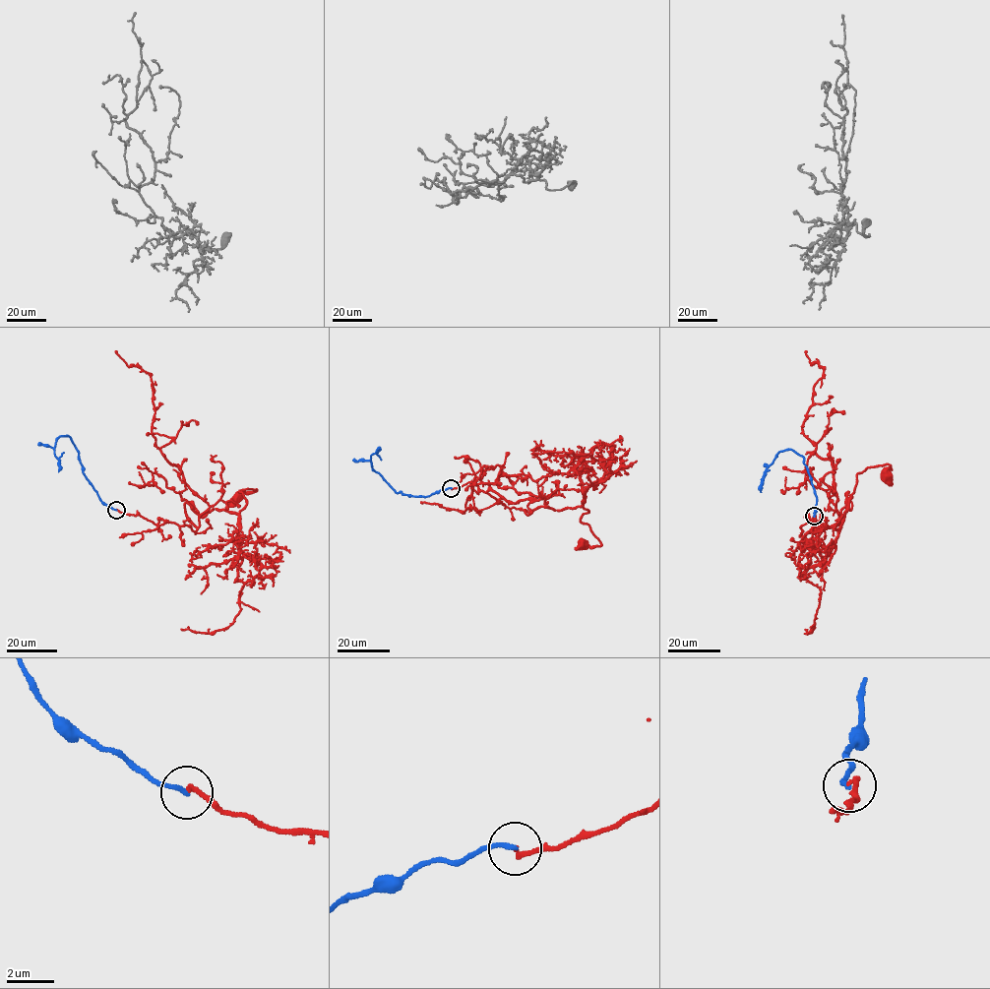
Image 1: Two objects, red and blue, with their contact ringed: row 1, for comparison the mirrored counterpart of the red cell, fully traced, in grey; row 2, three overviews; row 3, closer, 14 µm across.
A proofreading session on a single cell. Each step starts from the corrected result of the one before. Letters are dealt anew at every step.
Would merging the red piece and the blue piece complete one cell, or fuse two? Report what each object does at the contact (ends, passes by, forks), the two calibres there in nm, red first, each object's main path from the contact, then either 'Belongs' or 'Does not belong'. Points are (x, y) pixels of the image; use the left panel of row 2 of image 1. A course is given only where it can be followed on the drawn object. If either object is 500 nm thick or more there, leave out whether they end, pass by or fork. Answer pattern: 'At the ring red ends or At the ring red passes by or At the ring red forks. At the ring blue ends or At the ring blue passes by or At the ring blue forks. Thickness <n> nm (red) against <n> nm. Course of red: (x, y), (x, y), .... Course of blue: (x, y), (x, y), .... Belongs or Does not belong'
At the ring red ends. At the ring blue ends. Thickness 200 nm (red) against 200 nm. Course of red: (116, 510), (195, 534), (185, 503), (201, 516), (238, 513), (246, 504), (239, 491), (257, 490), (237, 496). Course of blue: (116, 510), (101, 501), (83, 472), (79, 451), (66, 435), (57, 439), (54, 448), (59, 460), (58, 471). Does not belong

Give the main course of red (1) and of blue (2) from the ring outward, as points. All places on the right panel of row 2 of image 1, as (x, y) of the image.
1: (815, 516), (813, 524), (830, 527), (851, 508), (846, 495), (846, 506), (856, 474), (888, 464), (886, 474)
2: (815, 516), (817, 497), (804, 458), (791, 450), (779, 452), (765, 471), (761, 492)

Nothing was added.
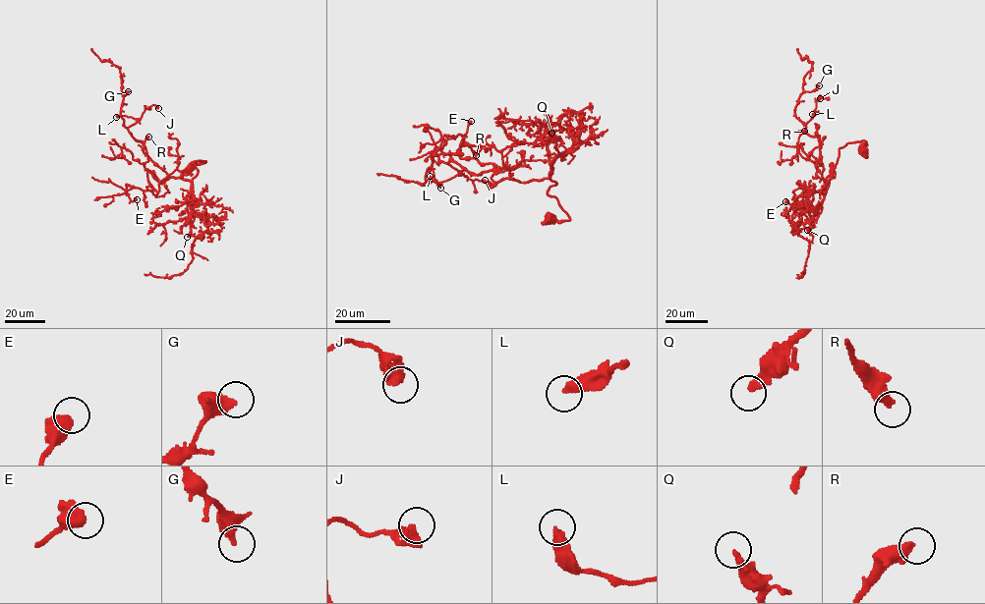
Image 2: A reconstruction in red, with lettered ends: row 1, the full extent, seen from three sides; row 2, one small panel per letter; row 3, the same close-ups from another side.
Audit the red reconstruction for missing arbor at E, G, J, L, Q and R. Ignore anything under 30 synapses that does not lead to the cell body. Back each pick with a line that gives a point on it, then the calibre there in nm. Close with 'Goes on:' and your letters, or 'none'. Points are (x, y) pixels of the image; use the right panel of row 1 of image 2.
Q: place (807, 230); calibre 280 nm
Goes on: Q

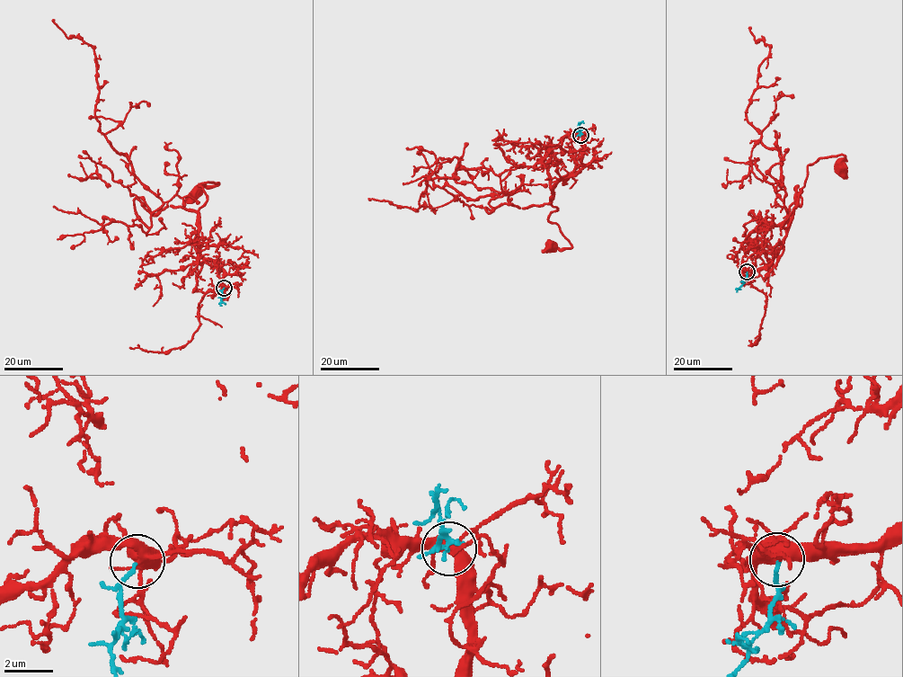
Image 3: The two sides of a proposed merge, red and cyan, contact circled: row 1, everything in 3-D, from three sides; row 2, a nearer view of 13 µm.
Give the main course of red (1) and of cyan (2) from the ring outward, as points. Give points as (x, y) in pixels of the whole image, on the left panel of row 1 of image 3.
1: (224, 288), (224, 271), (200, 253), (197, 212), (207, 194), (199, 185), (218, 183), (196, 191)
2: (224, 288), (221, 302), (225, 305)

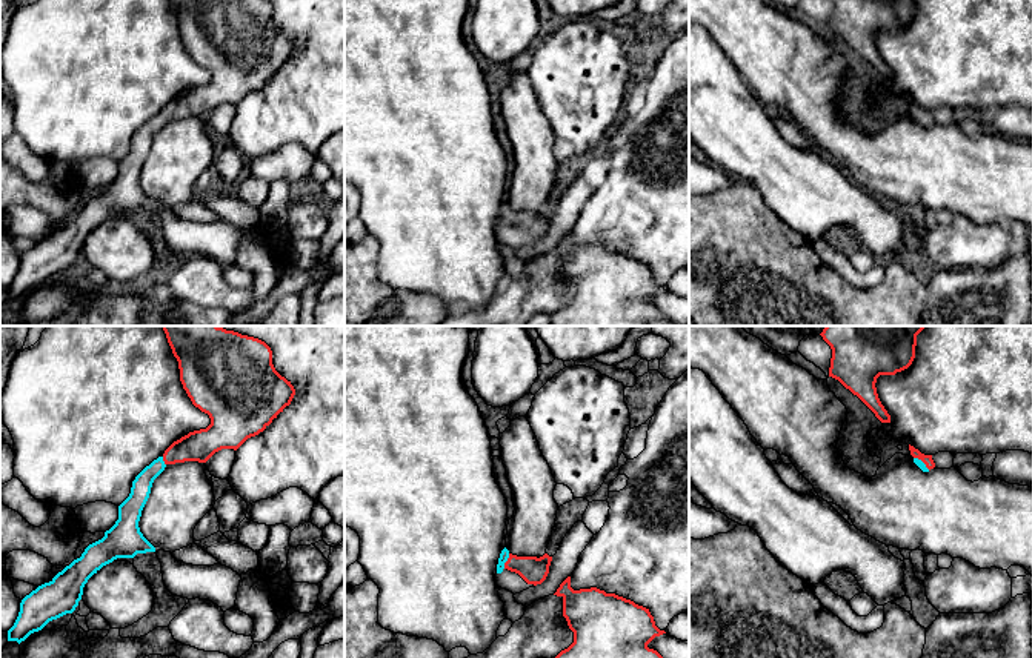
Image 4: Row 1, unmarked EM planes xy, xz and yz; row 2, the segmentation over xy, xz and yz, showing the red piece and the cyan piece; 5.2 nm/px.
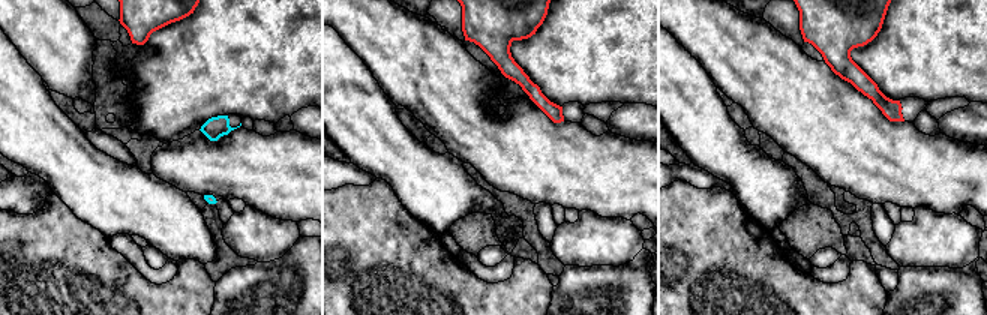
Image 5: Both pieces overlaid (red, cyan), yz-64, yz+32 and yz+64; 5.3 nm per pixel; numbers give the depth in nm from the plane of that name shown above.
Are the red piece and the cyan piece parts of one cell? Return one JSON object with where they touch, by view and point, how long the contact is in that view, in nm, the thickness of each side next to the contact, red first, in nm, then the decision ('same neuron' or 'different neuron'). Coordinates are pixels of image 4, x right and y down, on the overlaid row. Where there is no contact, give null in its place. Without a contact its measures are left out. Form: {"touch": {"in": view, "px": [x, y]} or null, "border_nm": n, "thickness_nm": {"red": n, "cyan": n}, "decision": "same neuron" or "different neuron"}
{"touch": {"in": "xz", "px": [506, 561]}, "border_nm": 90, "thickness_nm": {"red": 140, "cyan": 50}, "decision": "same neuron"}

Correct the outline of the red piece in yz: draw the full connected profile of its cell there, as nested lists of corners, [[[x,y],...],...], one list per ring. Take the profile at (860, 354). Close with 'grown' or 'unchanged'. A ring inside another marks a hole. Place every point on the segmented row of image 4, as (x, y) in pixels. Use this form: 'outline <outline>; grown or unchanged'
outline [[[826,326],[820,335],[832,349],[829,377],[857,395],[881,423],[891,423],[877,394],[877,378],[912,364],[917,335],[924,327]]]; unchanged

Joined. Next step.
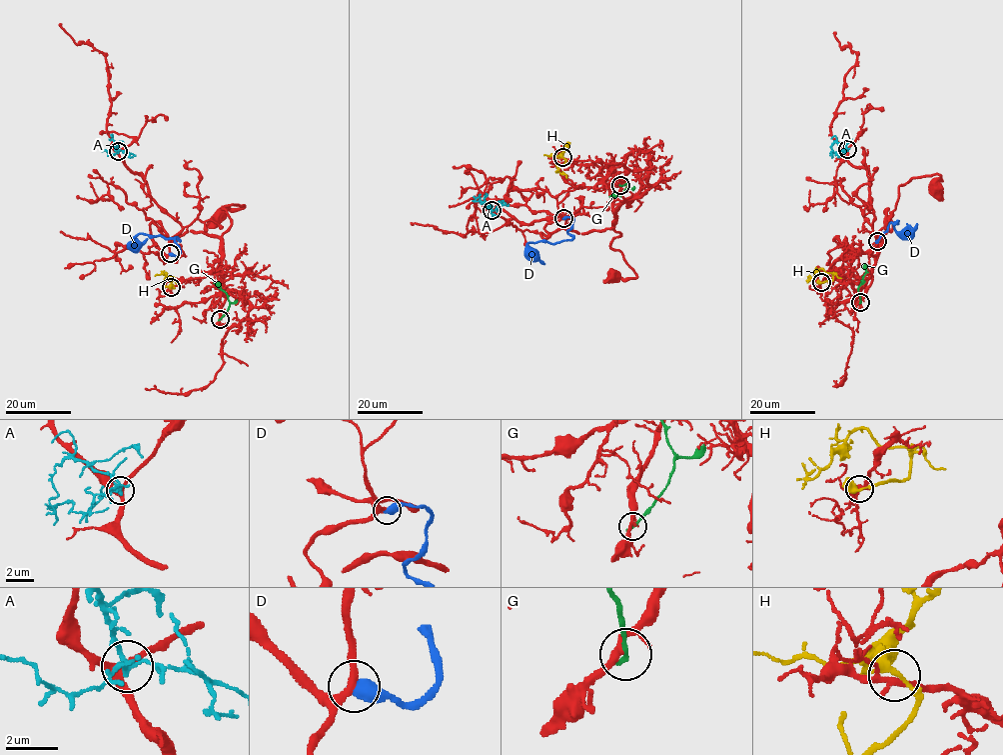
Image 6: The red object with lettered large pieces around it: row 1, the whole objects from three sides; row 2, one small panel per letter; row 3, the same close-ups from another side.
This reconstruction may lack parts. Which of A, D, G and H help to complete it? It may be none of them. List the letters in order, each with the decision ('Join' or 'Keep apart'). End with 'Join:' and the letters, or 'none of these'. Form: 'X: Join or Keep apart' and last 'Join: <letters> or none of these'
A: Keep apart
D: Keep apart
G: Keep apart
H: Keep apart
Join: none of these

